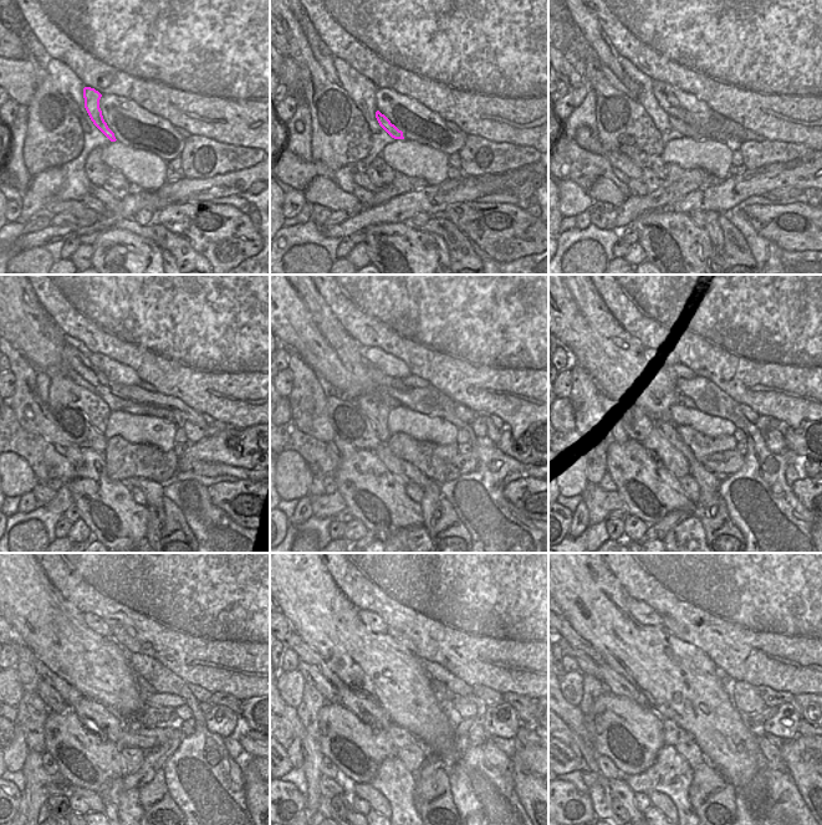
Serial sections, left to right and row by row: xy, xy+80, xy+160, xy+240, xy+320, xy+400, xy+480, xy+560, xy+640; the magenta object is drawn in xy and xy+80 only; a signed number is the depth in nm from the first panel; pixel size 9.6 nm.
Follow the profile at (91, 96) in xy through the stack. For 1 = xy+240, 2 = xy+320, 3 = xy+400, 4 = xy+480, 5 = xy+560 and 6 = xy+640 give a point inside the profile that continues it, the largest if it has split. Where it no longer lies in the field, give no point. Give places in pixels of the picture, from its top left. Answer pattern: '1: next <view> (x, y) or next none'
1: next xy+240 (152, 410)
2: next xy+320 (466, 415)
3: next xy+400 (751, 415)
4: next xy+480 (202, 695)
5: next xy+560 (489, 697)
6: next xy+640 (771, 697)

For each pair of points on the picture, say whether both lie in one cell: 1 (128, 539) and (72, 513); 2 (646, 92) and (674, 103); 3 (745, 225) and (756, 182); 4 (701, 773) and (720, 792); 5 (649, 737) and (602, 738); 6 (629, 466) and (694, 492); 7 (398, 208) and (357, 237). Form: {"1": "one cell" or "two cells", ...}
{"1": "two cells", "2": "two cells", "3": "two cells", "4": "one cell", "5": "one cell", "6": "two cells", "7": "two cells"}

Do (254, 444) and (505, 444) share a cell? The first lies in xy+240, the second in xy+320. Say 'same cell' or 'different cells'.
same cell

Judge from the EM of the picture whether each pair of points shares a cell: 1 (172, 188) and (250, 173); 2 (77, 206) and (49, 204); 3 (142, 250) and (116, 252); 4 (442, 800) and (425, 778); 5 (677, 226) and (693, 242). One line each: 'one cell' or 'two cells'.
1: one cell
2: one cell
3: one cell
4: one cell
5: one cell

